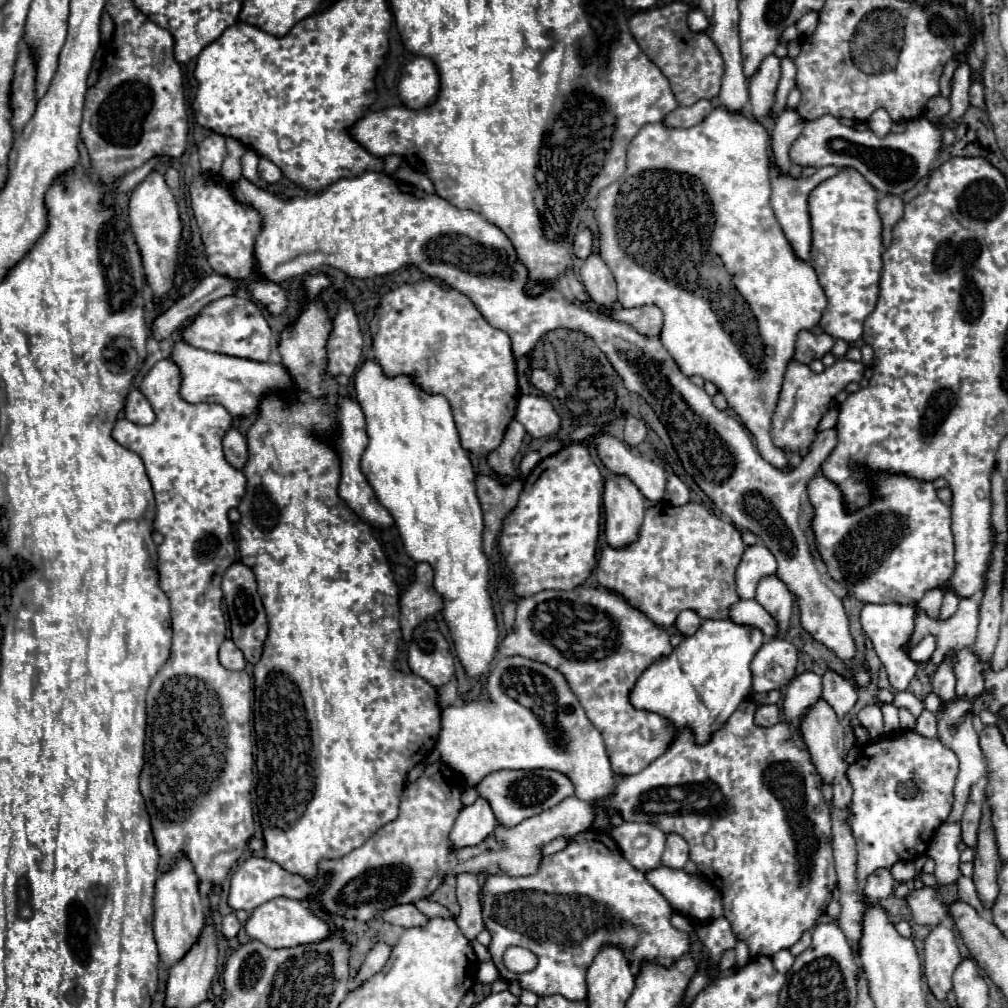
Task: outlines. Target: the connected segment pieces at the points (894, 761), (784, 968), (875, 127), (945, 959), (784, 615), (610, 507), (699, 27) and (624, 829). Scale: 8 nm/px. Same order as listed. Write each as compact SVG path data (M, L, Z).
M900 731L894 737L882 737L862 747L862 757L848 769L848 779L854 787L850 811L854 811L854 819L850 819L850 827L854 831L858 843L858 879L866 881L870 873L880 867L890 869L898 861L912 861L918 855L926 855L928 845L932 841L934 831L946 821L952 809L952 789L958 775L958 759L956 755L940 743L940 739L928 739L918 735L916 731Z
M786 949L778 951L776 955L772 955L772 963L774 963L774 967L776 967L778 973L788 973L790 967L792 967L792 963L794 963L794 955L790 951L786 951Z
M876 109L872 113L872 117L868 119L868 123L870 123L870 129L876 135L888 135L890 127L892 127L892 119L890 119L890 115L888 115L886 109Z
M936 925L924 939L924 977L938 1001L944 1001L952 989L952 973L960 959L954 931L946 925Z
M770 575L758 583L756 601L776 619L776 623L778 623L776 637L782 637L788 629L790 613L792 613L792 605L794 605L794 597L790 595L788 587L776 575Z
M612 475L604 489L606 541L614 549L624 549L638 541L644 521L644 495L624 475Z
M692 9L692 11L688 13L688 27L690 27L690 31L694 31L694 33L704 31L704 29L708 27L706 15L702 15L700 9Z
M622 823L612 827L608 835L616 841L622 855L634 869L648 873L662 865L660 857L664 851L666 835L658 831L658 827L650 823Z

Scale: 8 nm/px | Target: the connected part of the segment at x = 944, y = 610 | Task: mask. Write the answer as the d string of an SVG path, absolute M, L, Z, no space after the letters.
M946 593L944 595L944 603L942 603L942 607L940 607L940 613L938 613L938 619L948 619L948 617L952 617L954 613L956 613L956 609L958 609L958 597L956 595L950 595L950 593Z

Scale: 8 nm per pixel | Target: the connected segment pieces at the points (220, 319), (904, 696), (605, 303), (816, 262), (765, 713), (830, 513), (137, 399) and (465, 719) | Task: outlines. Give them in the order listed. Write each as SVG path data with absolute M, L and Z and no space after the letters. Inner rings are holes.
M222 297L214 303L206 305L198 317L182 331L182 337L186 343L206 349L210 353L222 353L232 357L244 357L252 361L268 361L270 351L274 347L274 335L266 323L266 317L262 315L262 307L256 305L252 299L242 297Z
M900 691L900 693L894 693L894 699L892 699L892 705L896 707L906 707L914 717L918 717L924 709L924 703L922 699L918 699L914 693L910 691Z
M592 253L584 259L584 263L580 267L580 275L582 275L582 283L586 287L586 293L590 295L590 299L596 305L610 309L616 303L614 275L598 253Z
M842 169L838 175L826 179L810 193L810 217L812 217L812 267L818 275L818 283L826 291L828 307L820 319L820 327L834 339L854 343L862 337L862 323L874 311L880 291L882 271L882 221L876 211L876 191L854 169Z
M764 705L756 709L756 717L754 723L758 727L772 727L776 723L780 723L780 709L776 705Z
M824 475L810 481L808 499L816 509L814 533L828 575L846 587L850 595L864 603L912 603L930 589L944 587L954 573L954 539L950 531L950 507L936 497L932 483L922 483L906 475L872 475L876 499L872 505L848 513L842 493Z
M138 389L130 391L124 411L126 411L126 419L132 423L138 423L138 425L150 425L156 419L150 401Z
M502 657L488 675L486 697L462 707L448 707L442 711L442 729L438 735L438 751L442 763L460 773L470 787L480 783L490 771L500 769L552 769L564 773L574 783L578 799L604 799L614 783L606 747L600 731L588 721L576 695L570 691L564 675L546 663L526 657Z

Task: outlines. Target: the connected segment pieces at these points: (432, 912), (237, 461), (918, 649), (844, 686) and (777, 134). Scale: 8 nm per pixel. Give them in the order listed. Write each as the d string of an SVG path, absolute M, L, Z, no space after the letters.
M418 899L414 901L414 905L418 907L418 911L422 911L426 917L452 917L452 913L440 905L440 903L434 903L430 899Z
M230 429L224 437L224 455L226 455L226 461L234 467L234 469L242 469L248 461L248 447L246 447L246 439L236 431L236 429Z
M928 635L928 637L924 637L924 641L920 641L920 643L910 651L910 659L912 659L914 663L926 663L926 661L932 657L934 649L936 649L936 637L934 637L934 635Z
M834 671L824 673L822 685L824 685L822 699L834 709L838 719L842 719L854 707L854 703L858 699L854 685L848 679L844 679L842 675L834 673Z
M786 109L776 119L776 125L772 131L772 153L774 153L774 165L784 175L788 175L792 165L788 151L792 143L798 139L798 135L802 133L802 127L804 127L804 121L796 109Z

